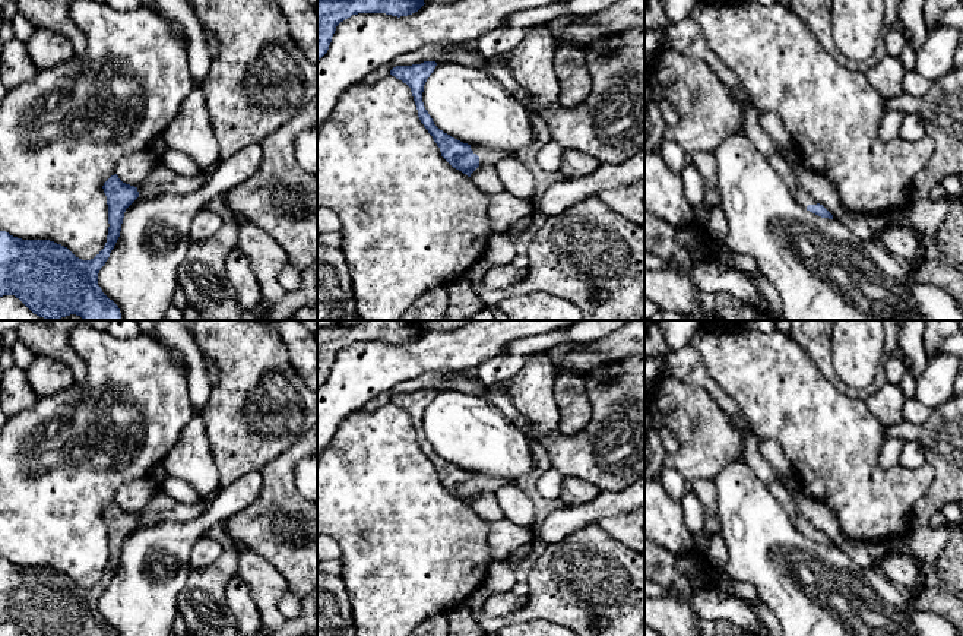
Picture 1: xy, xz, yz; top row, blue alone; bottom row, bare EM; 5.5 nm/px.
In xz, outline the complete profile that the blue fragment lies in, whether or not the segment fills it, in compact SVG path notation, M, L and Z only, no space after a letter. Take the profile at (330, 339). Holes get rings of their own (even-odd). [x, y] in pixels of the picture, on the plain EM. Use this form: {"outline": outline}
{"outline": "M361 320L357 326L317 328L317 389L327 380L336 354L352 342L408 344L424 333L419 320Z"}

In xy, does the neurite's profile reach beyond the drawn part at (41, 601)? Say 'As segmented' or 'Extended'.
Extended

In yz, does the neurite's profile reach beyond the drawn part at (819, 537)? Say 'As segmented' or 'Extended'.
Extended

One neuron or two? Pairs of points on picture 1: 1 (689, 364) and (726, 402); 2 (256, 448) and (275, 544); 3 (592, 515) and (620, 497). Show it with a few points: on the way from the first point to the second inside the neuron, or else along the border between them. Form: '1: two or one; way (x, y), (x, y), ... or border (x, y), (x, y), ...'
1: one; way (697, 373), (718, 394)
2: two; border (288, 449), (259, 470)
3: one; way (599, 508), (607, 502), (613, 502)

